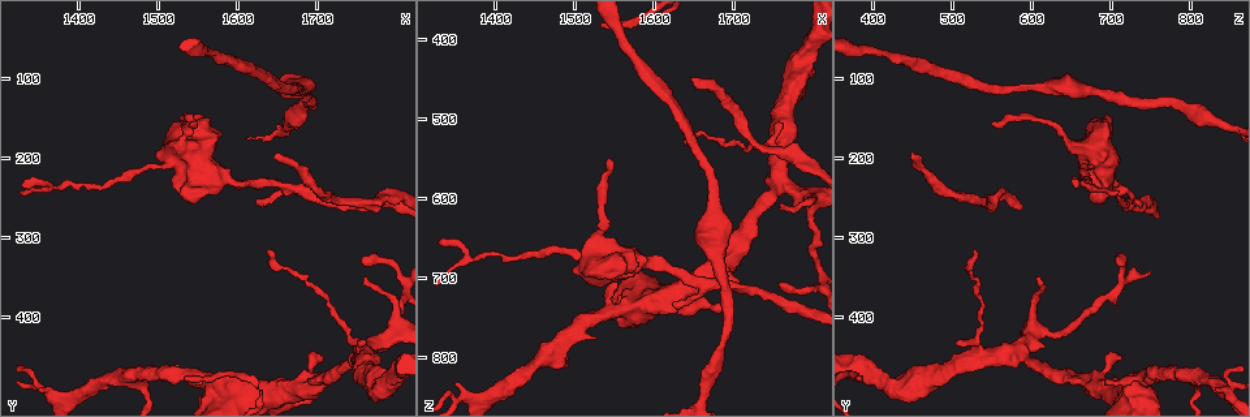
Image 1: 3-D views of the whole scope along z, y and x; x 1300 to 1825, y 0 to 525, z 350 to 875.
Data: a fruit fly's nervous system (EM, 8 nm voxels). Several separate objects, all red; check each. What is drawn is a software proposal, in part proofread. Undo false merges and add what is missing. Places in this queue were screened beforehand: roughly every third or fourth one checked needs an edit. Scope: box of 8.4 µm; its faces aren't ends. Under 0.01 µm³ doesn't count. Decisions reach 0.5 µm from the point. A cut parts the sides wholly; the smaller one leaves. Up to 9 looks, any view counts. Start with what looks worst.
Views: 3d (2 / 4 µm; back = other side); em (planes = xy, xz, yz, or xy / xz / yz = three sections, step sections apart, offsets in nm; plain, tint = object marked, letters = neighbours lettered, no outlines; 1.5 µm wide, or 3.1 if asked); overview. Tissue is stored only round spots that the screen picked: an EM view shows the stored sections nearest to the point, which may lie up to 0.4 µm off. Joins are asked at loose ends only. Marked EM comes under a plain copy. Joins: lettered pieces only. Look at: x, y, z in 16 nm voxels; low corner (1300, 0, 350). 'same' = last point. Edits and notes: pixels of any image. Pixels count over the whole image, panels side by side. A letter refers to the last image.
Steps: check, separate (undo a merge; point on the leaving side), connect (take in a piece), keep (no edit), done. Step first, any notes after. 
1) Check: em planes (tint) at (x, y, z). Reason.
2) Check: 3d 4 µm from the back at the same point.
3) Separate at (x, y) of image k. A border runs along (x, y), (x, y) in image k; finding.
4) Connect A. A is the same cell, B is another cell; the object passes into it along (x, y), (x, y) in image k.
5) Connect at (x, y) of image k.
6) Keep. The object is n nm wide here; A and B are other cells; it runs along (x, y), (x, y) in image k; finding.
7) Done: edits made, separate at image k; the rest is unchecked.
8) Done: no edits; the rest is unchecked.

Check: 3d 4 µm at (1645, 195, 445). Branch stops here.

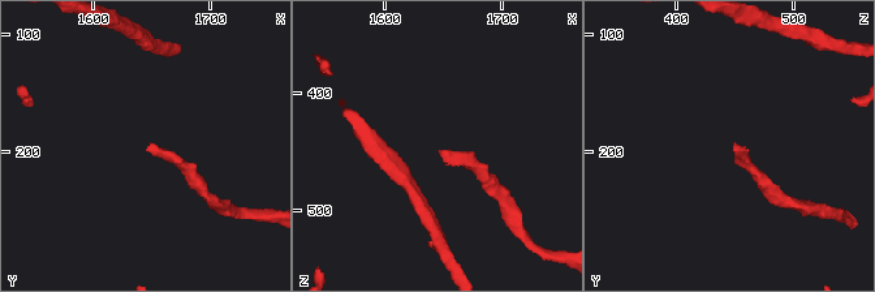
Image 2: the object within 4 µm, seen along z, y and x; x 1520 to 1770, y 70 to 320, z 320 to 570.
Check: em xz step 8 (tint) at (1648, 196, 448). Need the tissue.

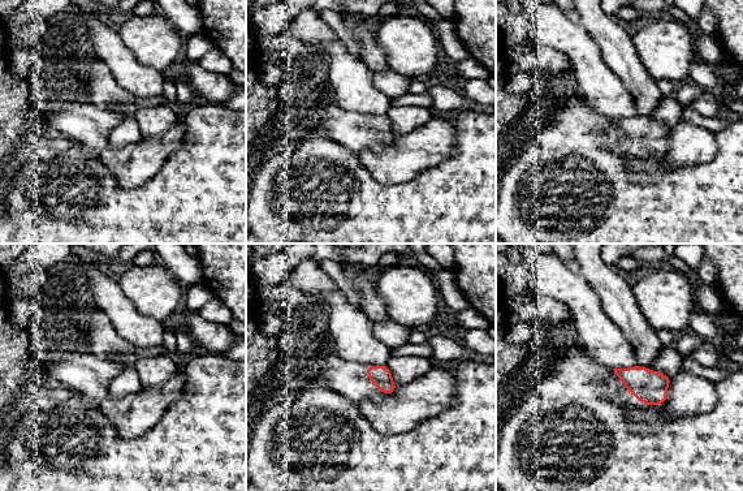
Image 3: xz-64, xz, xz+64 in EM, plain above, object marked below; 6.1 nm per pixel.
Check: em xy step 4 (letters) at the same point. Another direction.

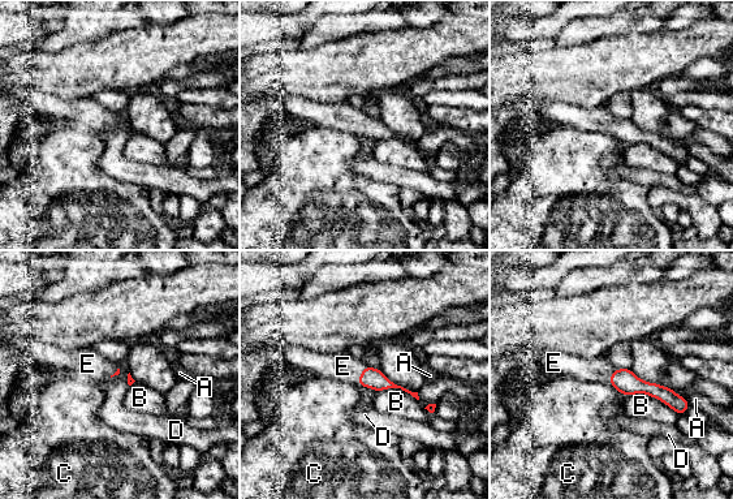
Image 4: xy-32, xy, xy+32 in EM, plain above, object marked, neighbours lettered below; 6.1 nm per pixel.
Connect E. E is the same cell, A, B, C and D are other cells; the neuron continues.

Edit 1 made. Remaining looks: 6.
Check: overview. Redraw.

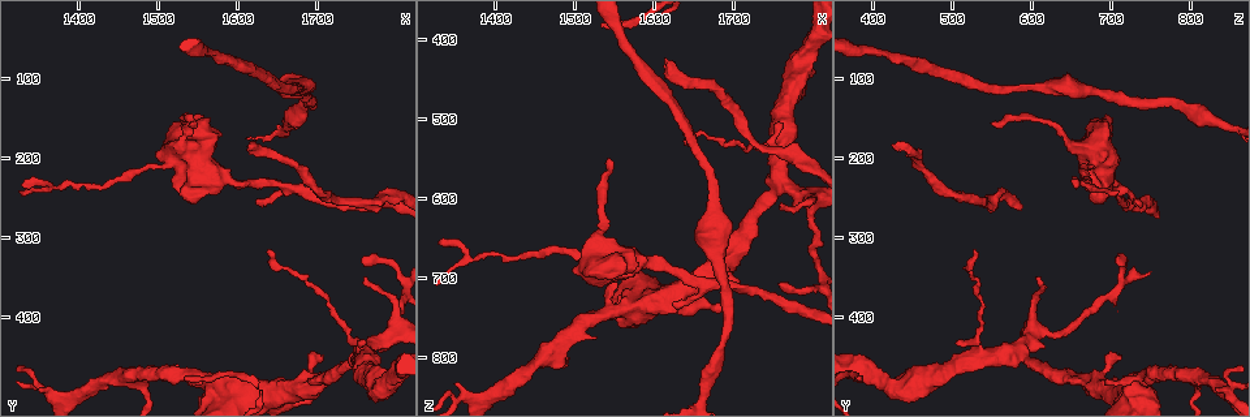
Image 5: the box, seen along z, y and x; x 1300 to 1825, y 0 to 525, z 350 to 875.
Check: em planes (letters) at (1540, 155, 545).

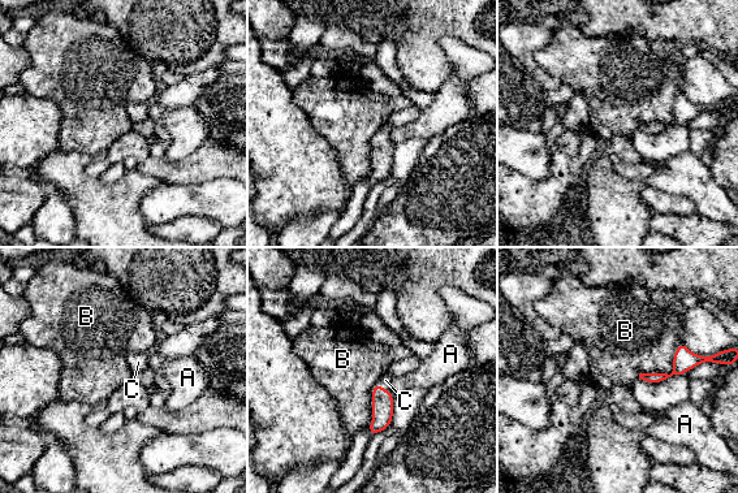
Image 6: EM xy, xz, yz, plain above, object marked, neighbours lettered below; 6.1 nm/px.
Connect C. C is the same cell, A and B are other cells; the object passes into it along (382, 399), (382, 386), (385, 380) in image 6; it goes on there.

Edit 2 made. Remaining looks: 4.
Check: overview.

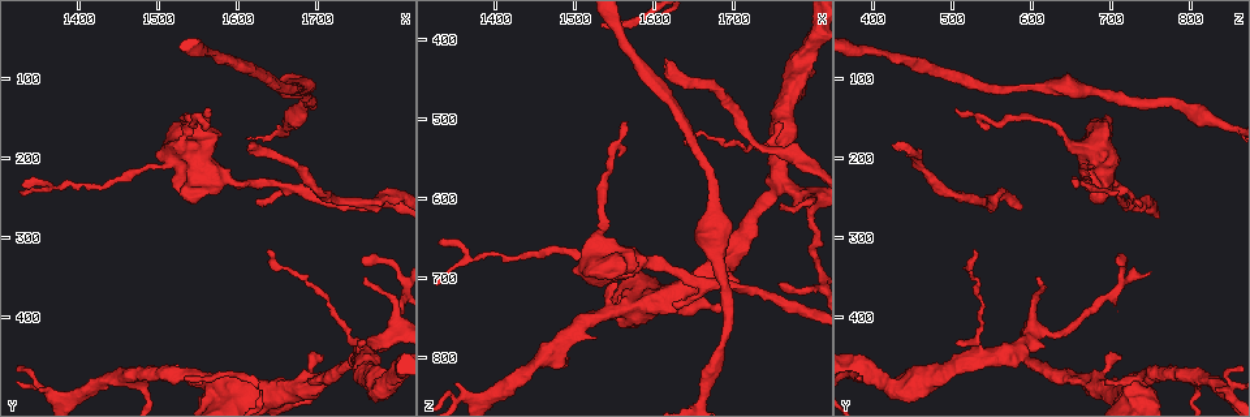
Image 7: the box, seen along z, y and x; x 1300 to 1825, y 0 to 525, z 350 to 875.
Check: 3d 4 µm from the back at (1490, 210, 665). Sudden change in width.

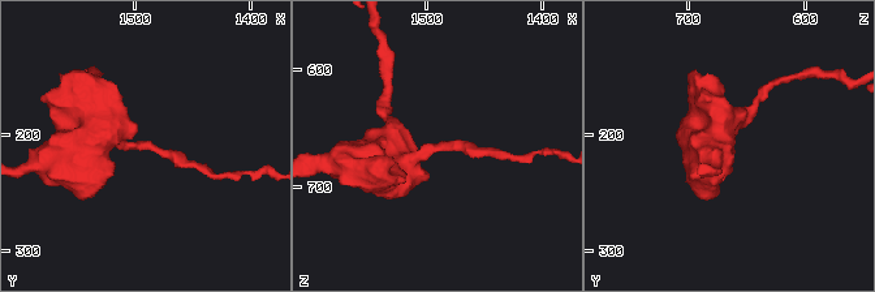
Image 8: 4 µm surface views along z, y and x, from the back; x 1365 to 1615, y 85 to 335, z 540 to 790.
Check: em xz step 8 (tint) at (1492, 208, 668). Shape alone is not enough.

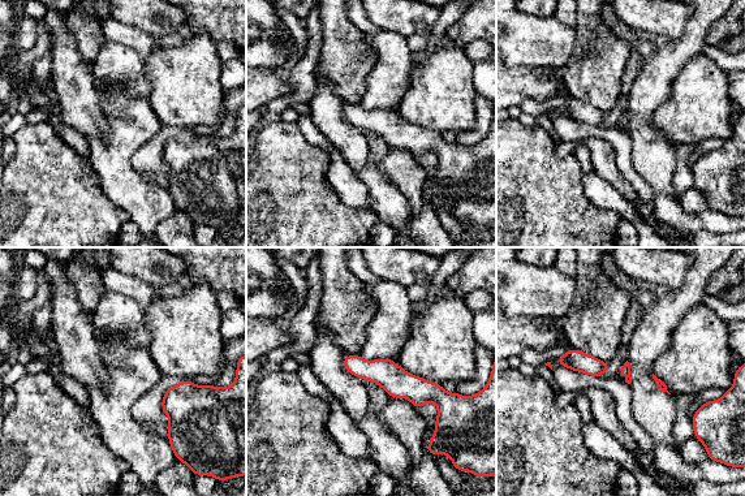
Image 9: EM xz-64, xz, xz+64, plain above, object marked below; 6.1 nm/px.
Check: em planes (letters) at the same point. Cut it another way.

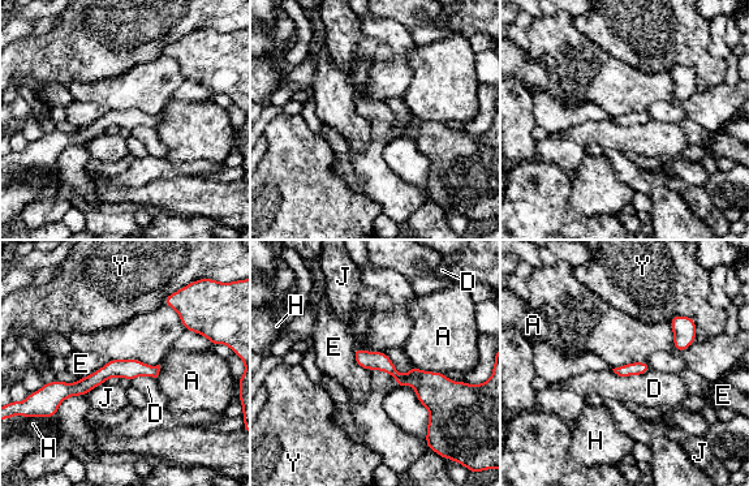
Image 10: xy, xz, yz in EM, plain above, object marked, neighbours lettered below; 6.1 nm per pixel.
Keep. The object is 80 nm wide here; A, D, E, H, J and Y are other cells; a border runs along (110, 360), (81, 378) in image 10; all the same neuron.

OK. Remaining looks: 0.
Done: edits made, connect at image 4, connect at image 6; the rest is unchecked.

